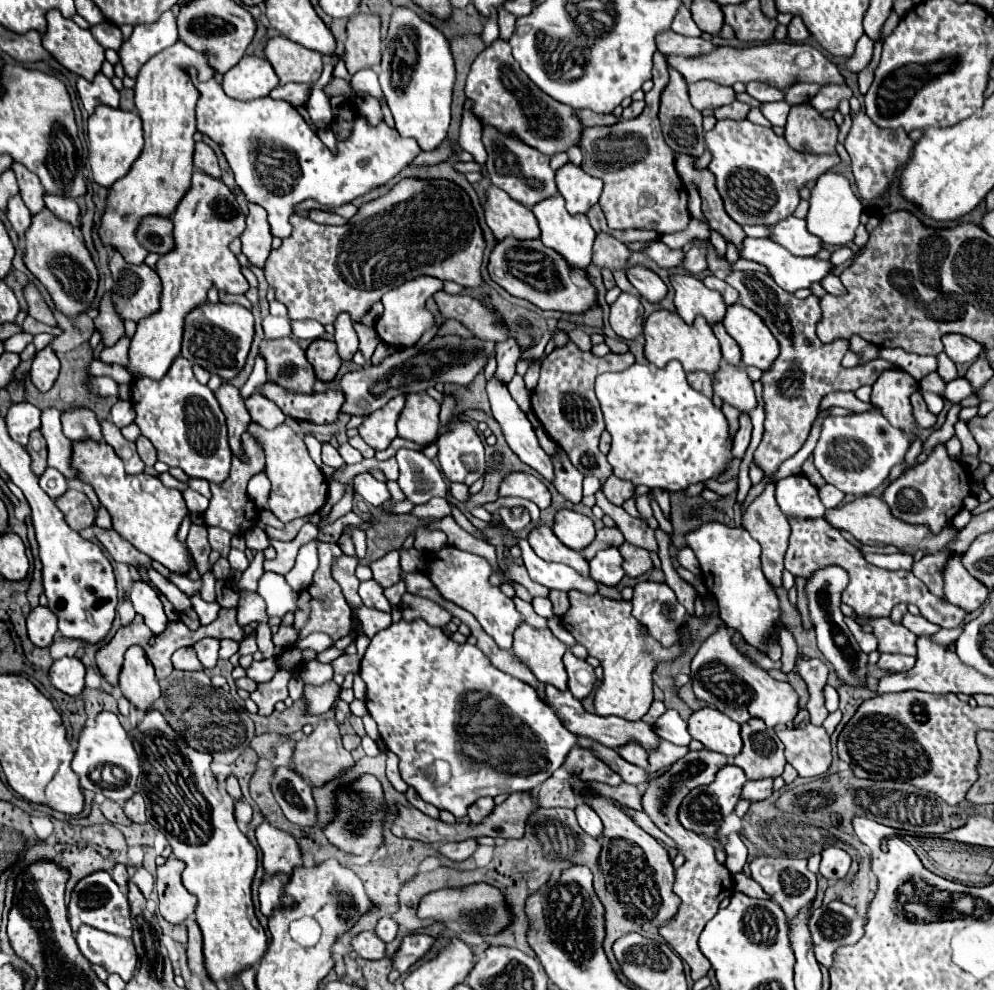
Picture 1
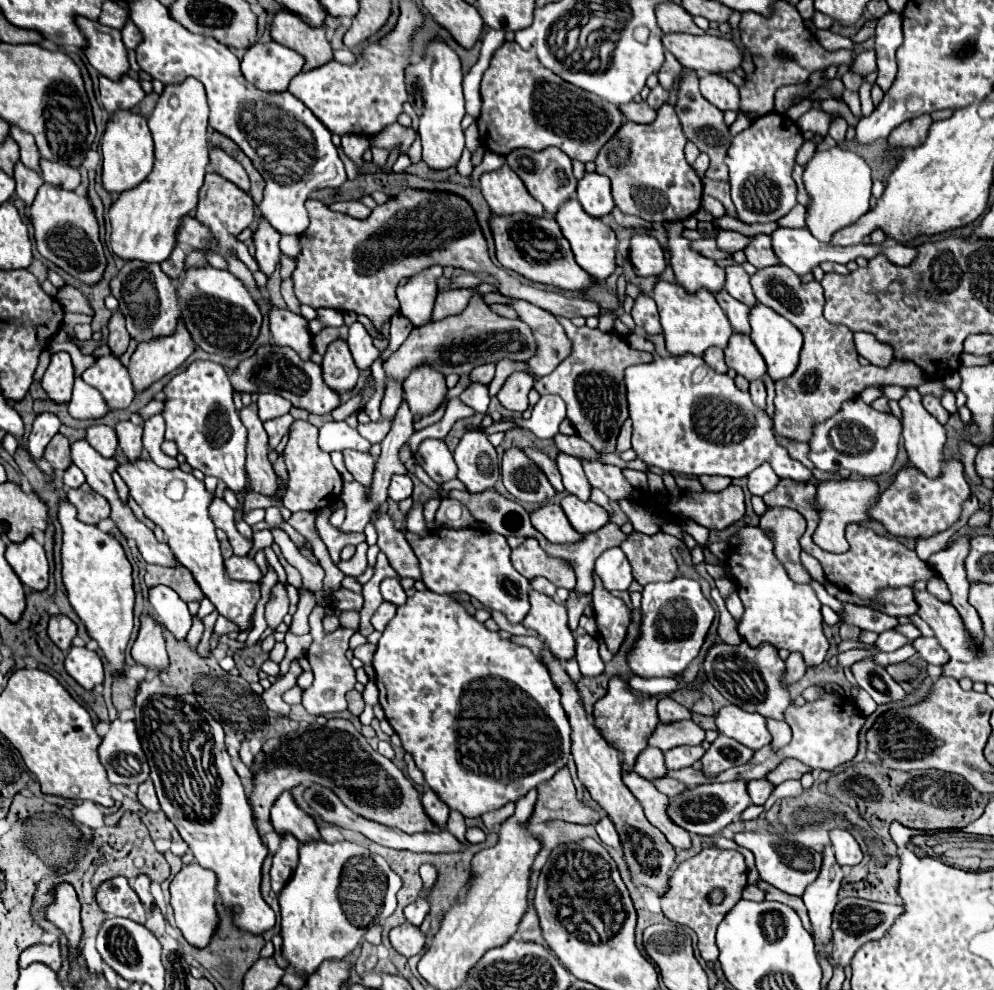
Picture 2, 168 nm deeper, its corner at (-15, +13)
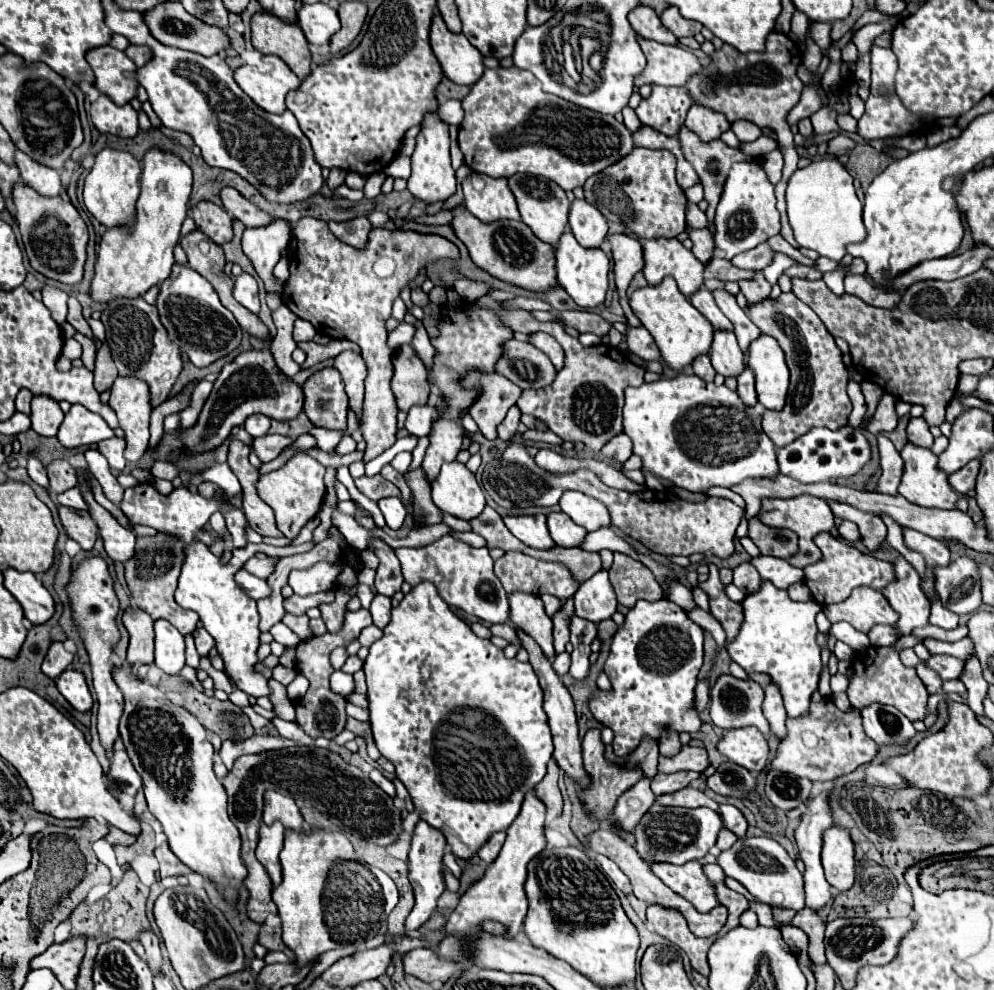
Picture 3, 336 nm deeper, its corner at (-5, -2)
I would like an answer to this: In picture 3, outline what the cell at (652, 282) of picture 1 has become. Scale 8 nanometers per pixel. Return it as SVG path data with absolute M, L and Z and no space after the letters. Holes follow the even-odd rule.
M614 233L608 237L612 245L612 259L614 259L614 275L616 275L616 287L618 287L619 302L626 317L626 325L640 326L640 320L634 315L627 296L628 285L632 277L642 271L644 257L642 257L642 245L638 239L628 237L624 233Z

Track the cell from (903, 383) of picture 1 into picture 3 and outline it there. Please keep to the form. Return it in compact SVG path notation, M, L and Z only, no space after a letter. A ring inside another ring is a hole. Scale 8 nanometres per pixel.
M906 443L900 455L906 463L902 483L898 487L902 497L922 507L958 509L956 501L960 495L948 485L948 475L936 467L938 457L930 449Z

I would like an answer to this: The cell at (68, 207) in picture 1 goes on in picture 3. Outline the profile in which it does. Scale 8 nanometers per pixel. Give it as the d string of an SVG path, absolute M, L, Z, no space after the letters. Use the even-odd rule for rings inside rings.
M16 151L14 161L16 161L18 169L20 169L20 177L22 177L24 181L28 181L30 187L36 189L40 195L54 197L54 195L60 193L62 185L60 185L60 175L58 175L58 171L40 165L38 161L30 159L30 157L28 157L26 153L22 153L22 151Z

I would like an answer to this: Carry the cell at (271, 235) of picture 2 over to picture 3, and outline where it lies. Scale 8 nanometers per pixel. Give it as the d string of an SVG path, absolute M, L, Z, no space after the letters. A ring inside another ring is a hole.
M242 273L240 277L236 277L234 281L234 291L232 291L234 299L246 307L248 311L260 313L260 301L258 301L258 285L256 279L250 277L248 273Z

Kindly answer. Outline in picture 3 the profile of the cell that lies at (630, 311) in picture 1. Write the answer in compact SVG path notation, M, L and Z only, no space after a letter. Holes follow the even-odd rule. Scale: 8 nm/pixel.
M628 327L626 339L628 339L630 353L642 357L644 361L660 359L660 351L658 351L652 335L644 327Z

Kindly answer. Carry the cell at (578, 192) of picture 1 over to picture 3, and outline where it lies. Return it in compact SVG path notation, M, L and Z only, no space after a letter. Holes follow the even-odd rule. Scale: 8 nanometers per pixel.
M576 199L570 209L570 229L576 241L586 247L594 249L600 247L608 235L608 223L602 213L584 199Z

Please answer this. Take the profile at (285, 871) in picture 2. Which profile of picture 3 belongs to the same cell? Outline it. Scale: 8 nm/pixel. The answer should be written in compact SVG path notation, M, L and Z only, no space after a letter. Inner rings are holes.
M262 823L260 825L260 841L258 841L256 857L266 867L274 885L278 885L282 881L280 857L278 857L282 851L282 843L284 843L284 827L280 823L272 823L272 825Z

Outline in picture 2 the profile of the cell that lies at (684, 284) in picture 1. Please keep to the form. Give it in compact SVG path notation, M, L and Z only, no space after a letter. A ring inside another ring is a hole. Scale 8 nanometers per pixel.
M664 222L668 230L668 250L670 250L670 264L674 268L676 280L686 292L694 294L700 288L720 292L724 288L724 270L716 266L714 260L704 258L702 254L690 250L690 242L680 236L682 222Z

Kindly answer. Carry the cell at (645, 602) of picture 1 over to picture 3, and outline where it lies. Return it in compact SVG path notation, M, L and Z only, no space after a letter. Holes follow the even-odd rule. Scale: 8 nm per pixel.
M660 599L660 601L638 601L634 609L628 611L624 623L618 627L618 631L612 637L610 655L604 663L604 671L612 683L612 691L596 691L596 695L590 697L590 711L596 721L600 721L604 727L610 727L614 731L614 755L624 757L632 753L642 739L654 739L660 741L660 735L664 729L670 729L674 733L696 733L700 731L700 717L694 709L694 689L698 683L698 673L704 663L704 631L692 623L684 609L680 609L676 603Z

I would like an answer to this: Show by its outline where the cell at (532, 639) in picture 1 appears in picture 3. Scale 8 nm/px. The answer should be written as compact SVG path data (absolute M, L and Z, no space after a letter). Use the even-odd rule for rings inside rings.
M514 591L508 595L508 603L514 627L526 631L542 647L544 655L552 659L554 657L552 619L546 615L542 599L524 591Z

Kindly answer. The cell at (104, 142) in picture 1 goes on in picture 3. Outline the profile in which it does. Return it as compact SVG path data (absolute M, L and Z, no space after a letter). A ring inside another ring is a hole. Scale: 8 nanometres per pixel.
M102 149L96 155L94 169L86 175L84 181L84 205L92 213L92 217L102 223L106 229L128 227L132 229L136 217L136 201L140 195L140 163L126 151Z

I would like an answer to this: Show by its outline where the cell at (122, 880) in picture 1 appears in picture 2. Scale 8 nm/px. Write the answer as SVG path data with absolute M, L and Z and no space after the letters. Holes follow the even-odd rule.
M144 874L136 876L136 880L132 880L132 888L136 888L136 894L140 896L140 900L146 904L146 910L150 912L150 908L154 904L154 898L150 894L150 880L148 880L148 876L144 876Z

